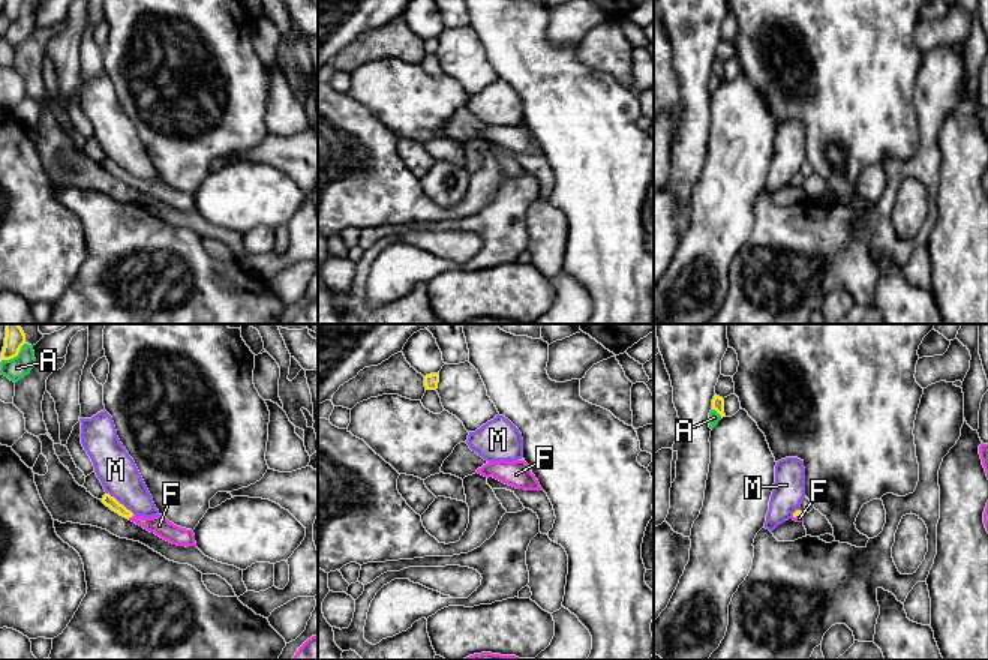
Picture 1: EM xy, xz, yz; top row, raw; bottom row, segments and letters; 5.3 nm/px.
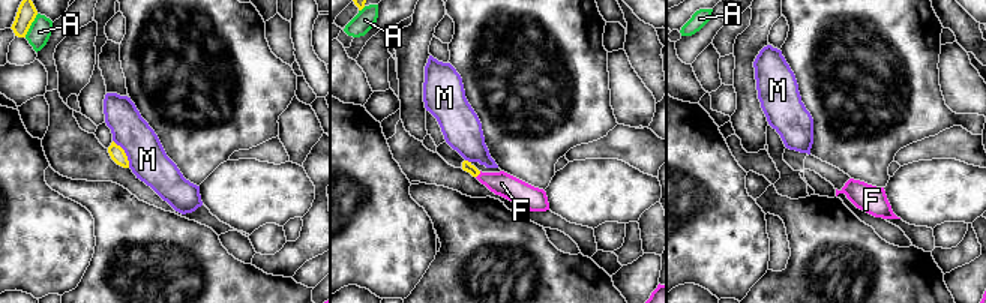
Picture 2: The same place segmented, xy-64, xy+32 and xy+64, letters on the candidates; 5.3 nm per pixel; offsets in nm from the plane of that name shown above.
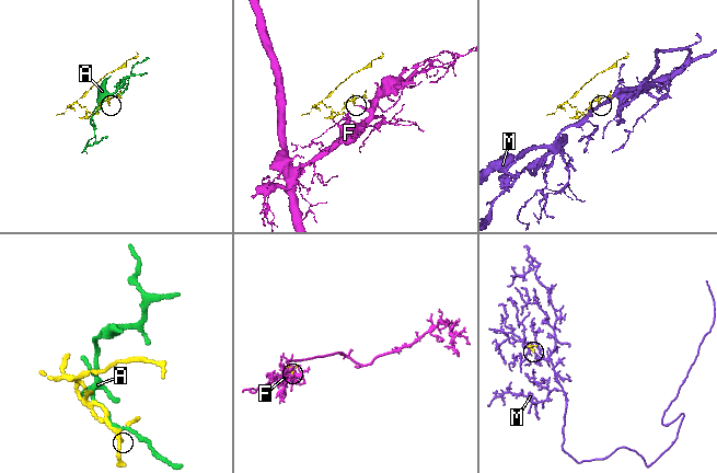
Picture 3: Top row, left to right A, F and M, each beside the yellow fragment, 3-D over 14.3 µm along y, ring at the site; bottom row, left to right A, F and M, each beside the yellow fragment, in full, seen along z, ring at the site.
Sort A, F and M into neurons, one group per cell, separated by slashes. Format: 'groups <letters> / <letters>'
groups A / F / M

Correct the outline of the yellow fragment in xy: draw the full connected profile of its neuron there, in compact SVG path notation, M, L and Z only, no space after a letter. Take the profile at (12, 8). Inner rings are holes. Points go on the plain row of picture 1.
M6 0L1 15L1 24L10 24L18 20L21 10L25 8L25 0Z

